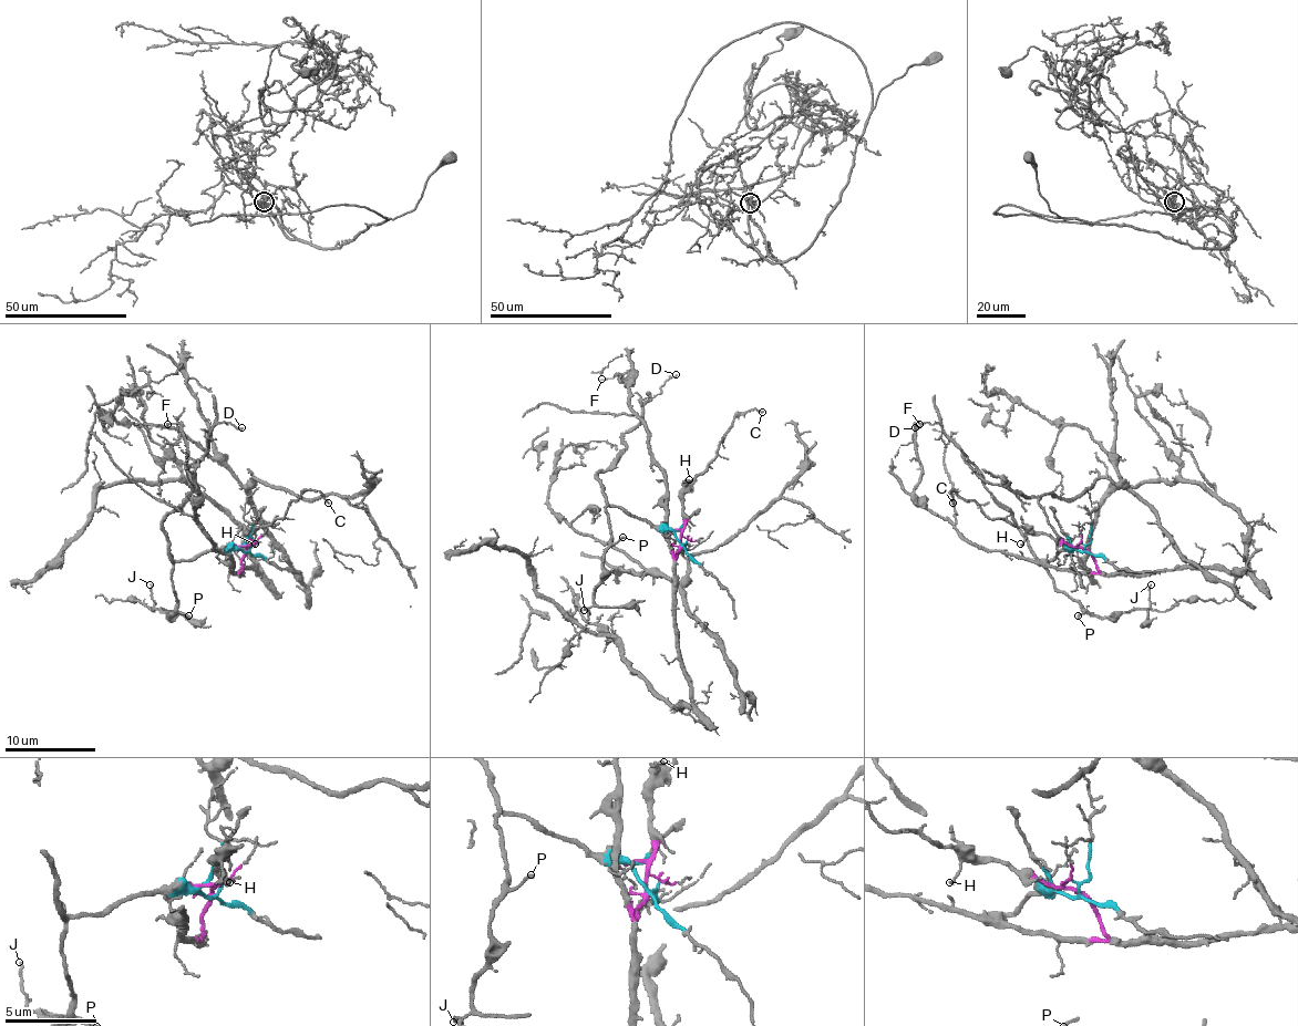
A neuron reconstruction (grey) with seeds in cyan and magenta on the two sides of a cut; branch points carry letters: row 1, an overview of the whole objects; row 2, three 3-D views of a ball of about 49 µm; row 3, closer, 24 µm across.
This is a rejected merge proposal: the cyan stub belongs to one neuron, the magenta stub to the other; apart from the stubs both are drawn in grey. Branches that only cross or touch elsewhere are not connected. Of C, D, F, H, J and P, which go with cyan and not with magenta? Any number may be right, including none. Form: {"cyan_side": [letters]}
{"cyan_side": ["D", "J", "P"]}

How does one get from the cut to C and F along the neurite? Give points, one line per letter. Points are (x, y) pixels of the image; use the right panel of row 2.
C: (1085, 550), (1054, 541), (1047, 535), (1031, 535), (995, 518), (951, 491), (954, 503)
F: (1085, 550), (1095, 569), (1057, 571), (971, 546), (915, 494), (922, 470), (915, 427), (919, 425)

